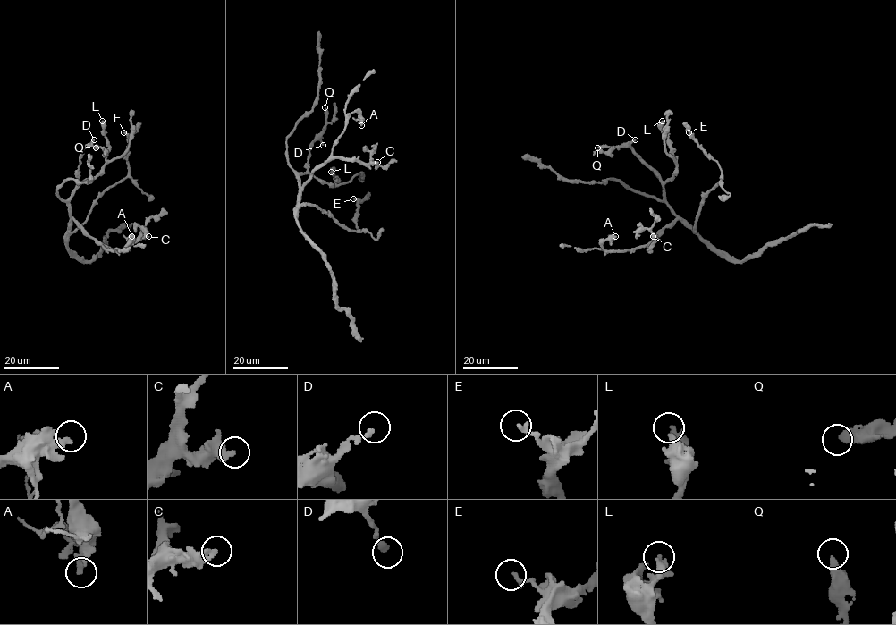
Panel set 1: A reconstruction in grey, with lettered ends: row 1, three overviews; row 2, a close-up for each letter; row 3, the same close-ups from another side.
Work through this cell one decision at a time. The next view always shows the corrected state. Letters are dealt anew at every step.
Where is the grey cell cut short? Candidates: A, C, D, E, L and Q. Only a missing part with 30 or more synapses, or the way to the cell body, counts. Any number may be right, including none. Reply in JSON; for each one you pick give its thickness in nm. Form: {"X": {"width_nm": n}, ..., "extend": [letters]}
{"D": {"width_nm": 220}, "extend": ["D"]}

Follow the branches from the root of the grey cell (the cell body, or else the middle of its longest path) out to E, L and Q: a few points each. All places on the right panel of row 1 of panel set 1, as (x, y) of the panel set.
E: (681, 220), (694, 232), (699, 204), (722, 175), (718, 163), (688, 132)
L: (681, 220), (664, 198), (663, 184), (672, 176), (676, 164), (667, 134), (662, 129), (662, 121)
Q: (681, 220), (665, 200), (661, 178), (629, 147), (597, 147)

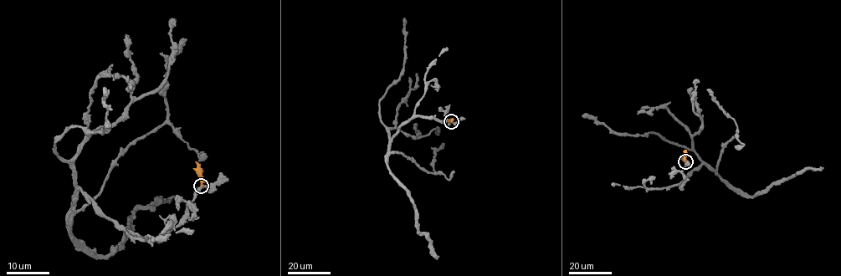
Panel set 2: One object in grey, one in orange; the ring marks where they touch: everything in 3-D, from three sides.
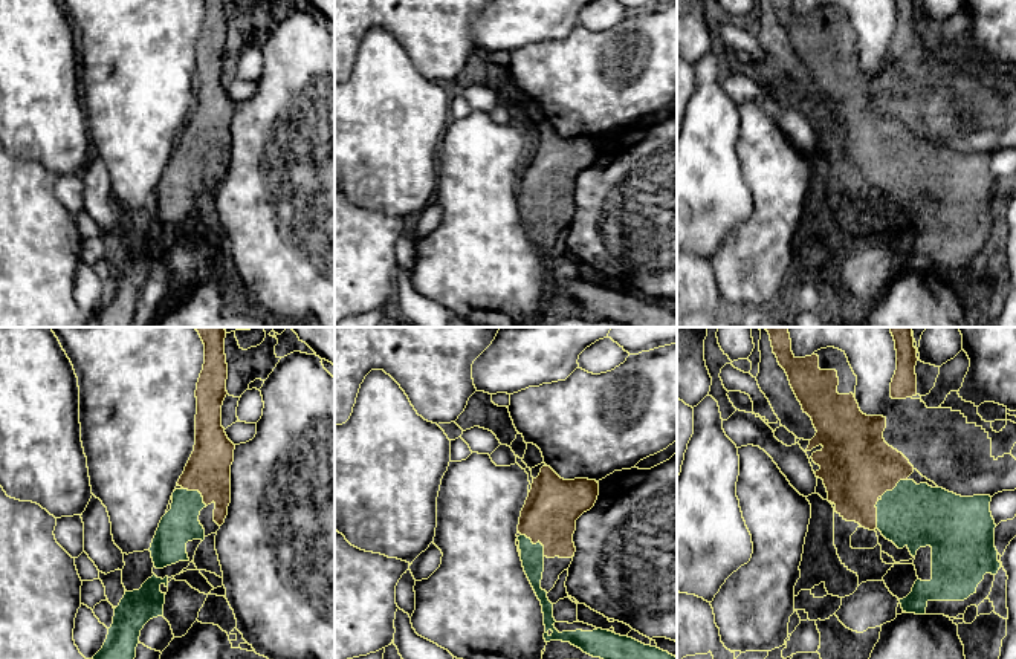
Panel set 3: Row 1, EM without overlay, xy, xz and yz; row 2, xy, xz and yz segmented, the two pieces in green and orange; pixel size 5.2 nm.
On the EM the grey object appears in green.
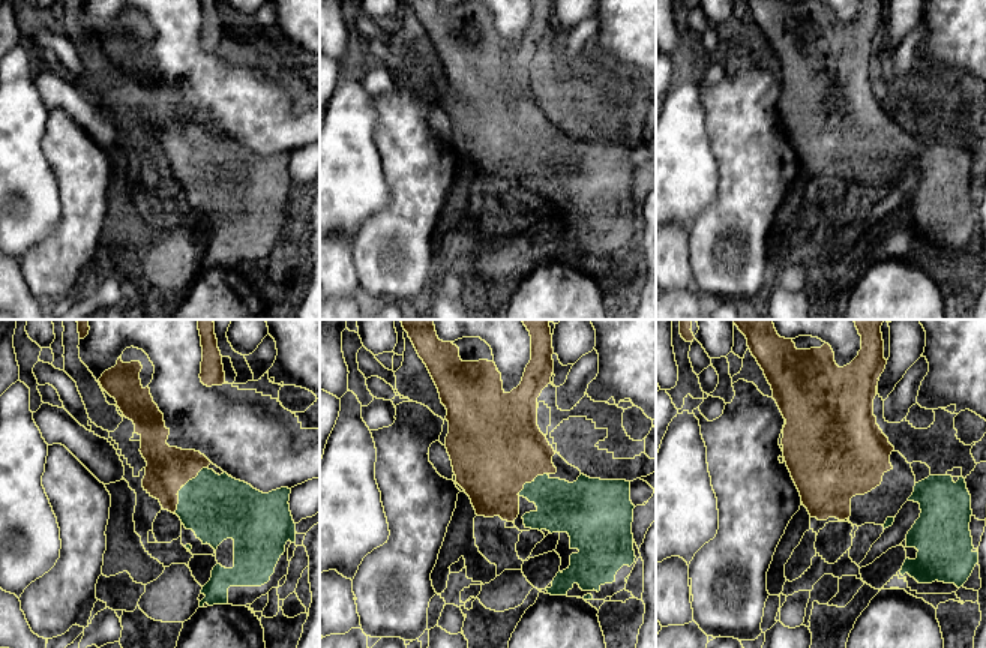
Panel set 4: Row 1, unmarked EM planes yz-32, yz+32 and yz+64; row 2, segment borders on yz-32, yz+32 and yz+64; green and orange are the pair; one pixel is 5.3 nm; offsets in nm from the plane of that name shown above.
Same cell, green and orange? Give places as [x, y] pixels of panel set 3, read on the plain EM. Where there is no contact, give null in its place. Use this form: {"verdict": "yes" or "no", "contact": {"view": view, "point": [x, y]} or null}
{"verdict": "yes", "contact": {"view": "xz", "point": [537, 201]}}

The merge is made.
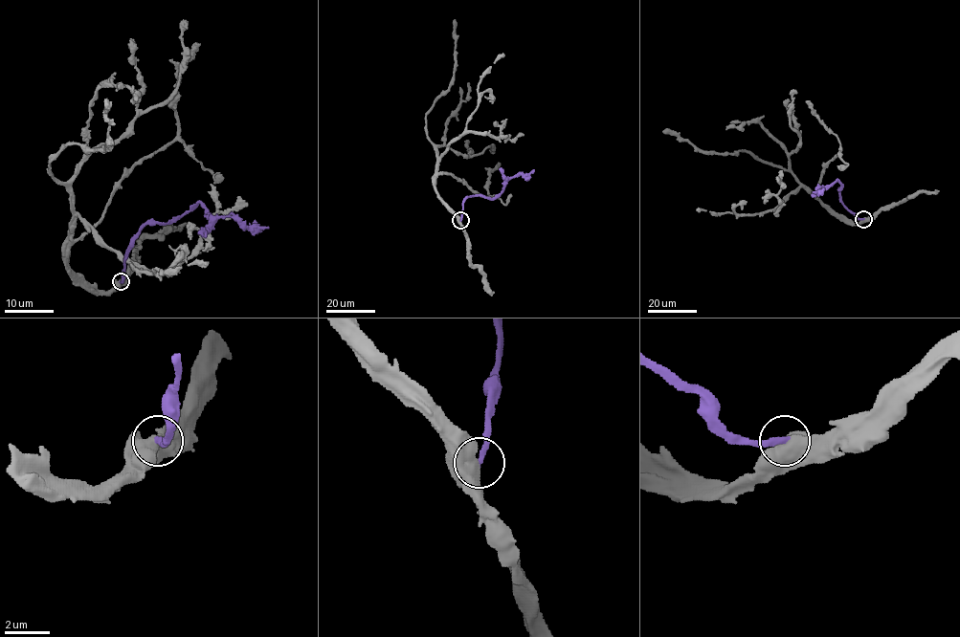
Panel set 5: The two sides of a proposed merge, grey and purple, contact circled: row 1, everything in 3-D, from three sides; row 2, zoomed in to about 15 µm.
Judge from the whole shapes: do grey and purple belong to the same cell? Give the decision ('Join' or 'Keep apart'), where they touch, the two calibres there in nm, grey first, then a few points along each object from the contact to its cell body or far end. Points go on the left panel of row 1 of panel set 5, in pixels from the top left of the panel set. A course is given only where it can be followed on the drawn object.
Join. Place: (121, 281). Thickness 550 nm (grey) against 240 nm. Course of grey: (120, 282), (95, 292), (68, 266), (73, 194), (50, 172), (50, 163), (71, 142), (109, 146), (107, 104). Course of purple: (120, 282), (132, 237), (145, 224), (169, 223), (199, 202), (214, 219), (234, 216), (242, 225), (268, 228)

